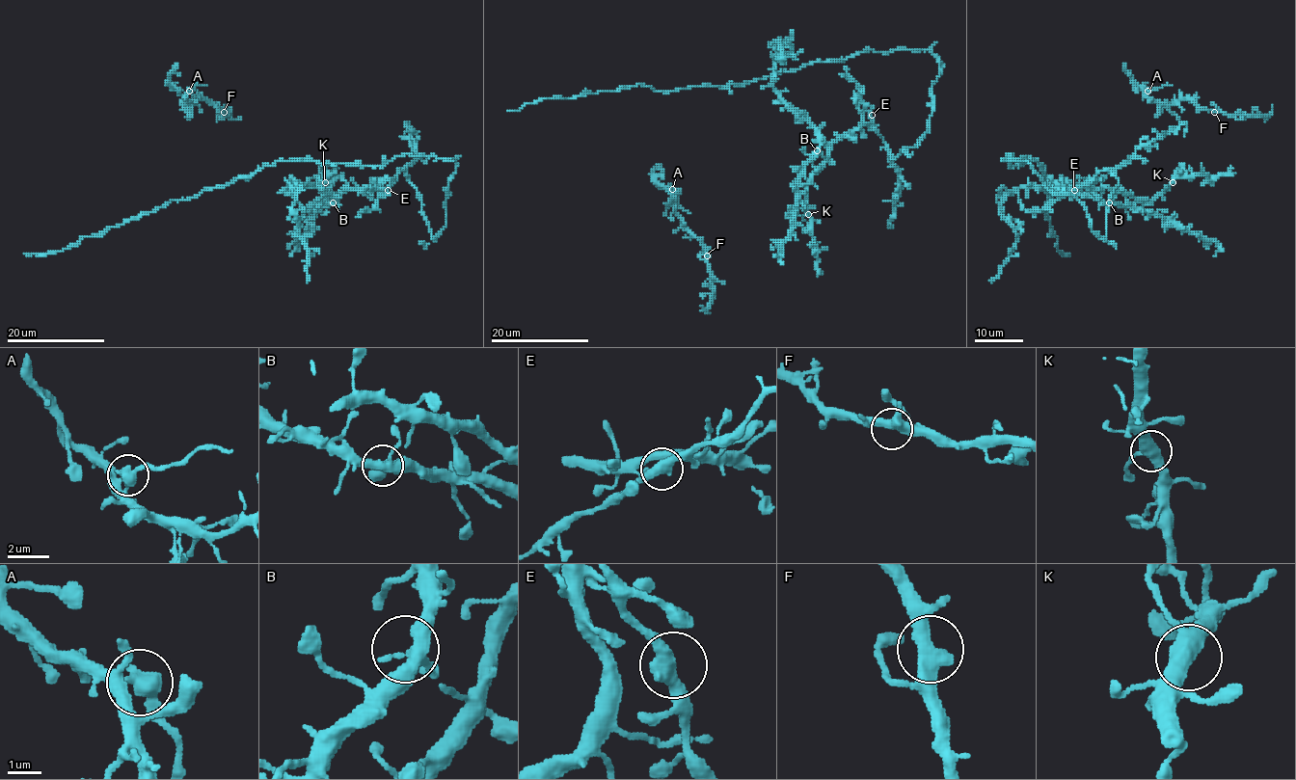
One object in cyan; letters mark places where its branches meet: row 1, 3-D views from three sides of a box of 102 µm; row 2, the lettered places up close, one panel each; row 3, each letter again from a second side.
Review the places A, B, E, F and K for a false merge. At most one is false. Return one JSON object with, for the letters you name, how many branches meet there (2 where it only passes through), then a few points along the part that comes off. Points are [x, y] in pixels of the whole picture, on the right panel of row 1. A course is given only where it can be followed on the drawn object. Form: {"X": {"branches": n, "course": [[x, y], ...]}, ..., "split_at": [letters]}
{"A": {"branches": 2, "course": [[1148, 91], [1165, 85], [1173, 86]]}, "split_at": ["A"]}

